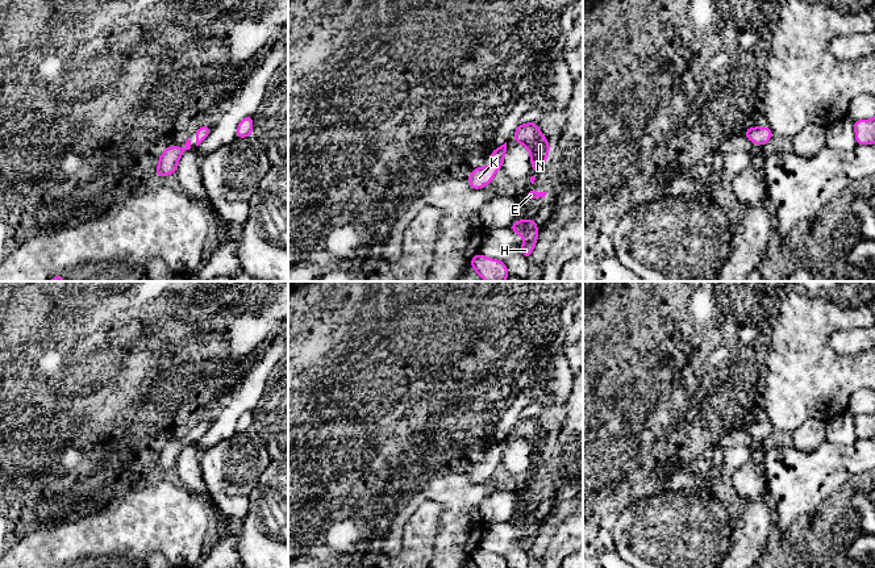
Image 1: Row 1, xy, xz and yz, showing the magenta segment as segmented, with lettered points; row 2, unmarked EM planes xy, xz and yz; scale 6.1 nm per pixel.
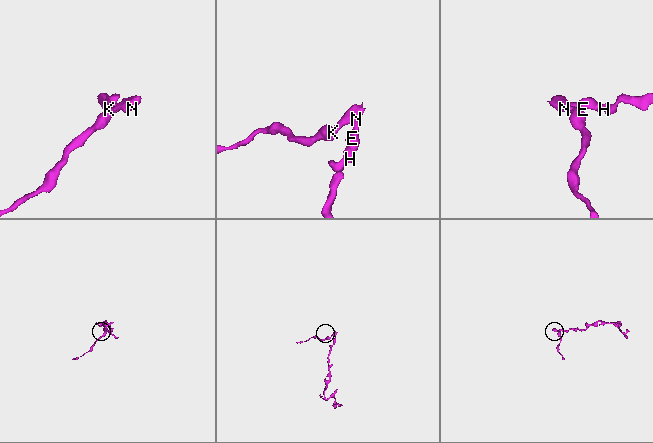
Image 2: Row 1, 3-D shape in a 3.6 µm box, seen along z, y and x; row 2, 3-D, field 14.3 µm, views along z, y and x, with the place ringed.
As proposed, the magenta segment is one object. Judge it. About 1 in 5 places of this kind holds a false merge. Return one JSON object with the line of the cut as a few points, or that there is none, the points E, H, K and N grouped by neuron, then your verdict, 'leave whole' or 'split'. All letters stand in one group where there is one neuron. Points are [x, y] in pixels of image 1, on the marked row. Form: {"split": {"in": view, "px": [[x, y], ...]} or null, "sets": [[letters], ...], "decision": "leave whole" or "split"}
{"split": null, "sets": [["E", "H", "K", "N"]], "decision": "leave whole"}

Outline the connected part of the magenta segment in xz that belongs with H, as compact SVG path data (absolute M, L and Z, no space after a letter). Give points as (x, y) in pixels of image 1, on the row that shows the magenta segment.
M518 220L511 225L511 229L524 238L520 252L526 258L532 256L539 233L536 220Z

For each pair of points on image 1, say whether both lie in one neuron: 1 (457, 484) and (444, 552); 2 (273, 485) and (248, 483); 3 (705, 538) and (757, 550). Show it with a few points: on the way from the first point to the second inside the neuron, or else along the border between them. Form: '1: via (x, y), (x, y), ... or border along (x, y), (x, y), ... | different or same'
1: via (461, 501), (459, 535) | same
2: border along (266, 468), (250, 493), (250, 504), (245, 513) | different
3: border along (730, 518), (730, 546), (725, 554) | different

